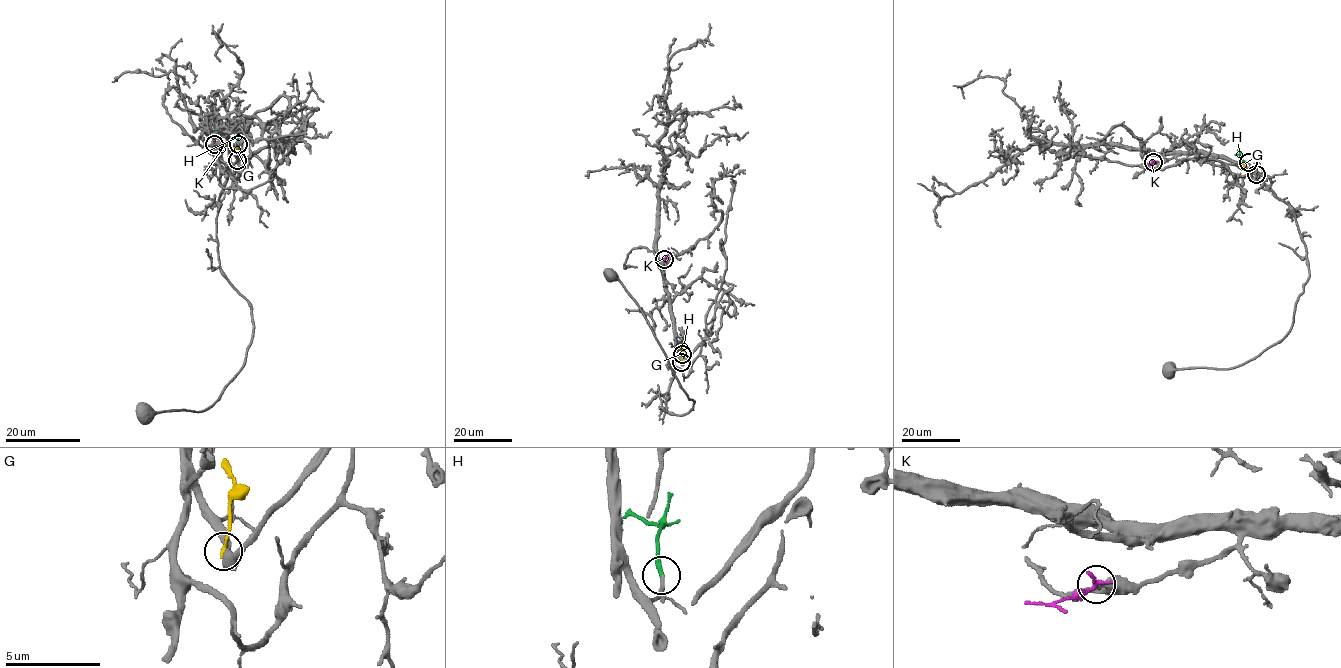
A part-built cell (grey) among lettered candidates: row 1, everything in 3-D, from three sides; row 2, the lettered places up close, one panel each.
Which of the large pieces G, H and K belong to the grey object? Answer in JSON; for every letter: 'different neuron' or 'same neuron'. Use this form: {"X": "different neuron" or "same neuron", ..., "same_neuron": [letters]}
{"G": "different neuron", "H": "same neuron", "K": "different neuron", "same_neuron": ["H"]}

